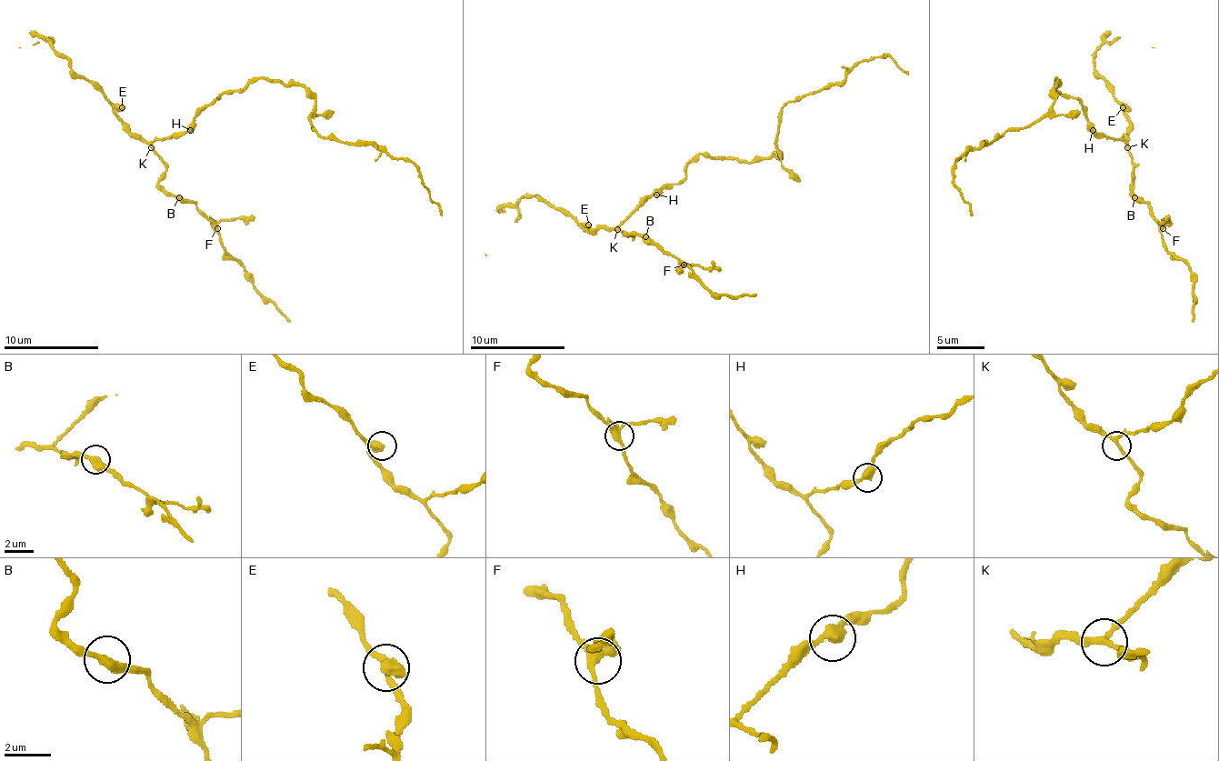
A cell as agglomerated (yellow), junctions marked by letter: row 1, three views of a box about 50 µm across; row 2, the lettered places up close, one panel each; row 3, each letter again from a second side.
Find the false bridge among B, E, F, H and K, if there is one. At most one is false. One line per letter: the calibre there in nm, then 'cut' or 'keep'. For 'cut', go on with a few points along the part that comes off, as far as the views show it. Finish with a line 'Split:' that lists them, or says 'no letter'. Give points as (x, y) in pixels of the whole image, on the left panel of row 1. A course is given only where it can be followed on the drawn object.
B: calibre 400 nm; keep
E: calibre 460 nm; keep
F: calibre 340 nm; keep
H: calibre 440 nm; keep
K: calibre 200 nm; keep
Split: no letter

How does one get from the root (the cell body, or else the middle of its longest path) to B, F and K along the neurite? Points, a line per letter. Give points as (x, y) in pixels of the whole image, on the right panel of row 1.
B: (1068, 95), (1083, 105), (1087, 124), (1094, 131), (1120, 138), (1127, 145), (1134, 197)
F: (1068, 95), (1083, 105), (1094, 131), (1127, 145), (1132, 193), (1163, 228)
K: (1068, 95), (1073, 95), (1083, 105), (1087, 124), (1094, 131), (1111, 138), (1120, 138), (1127, 147)

